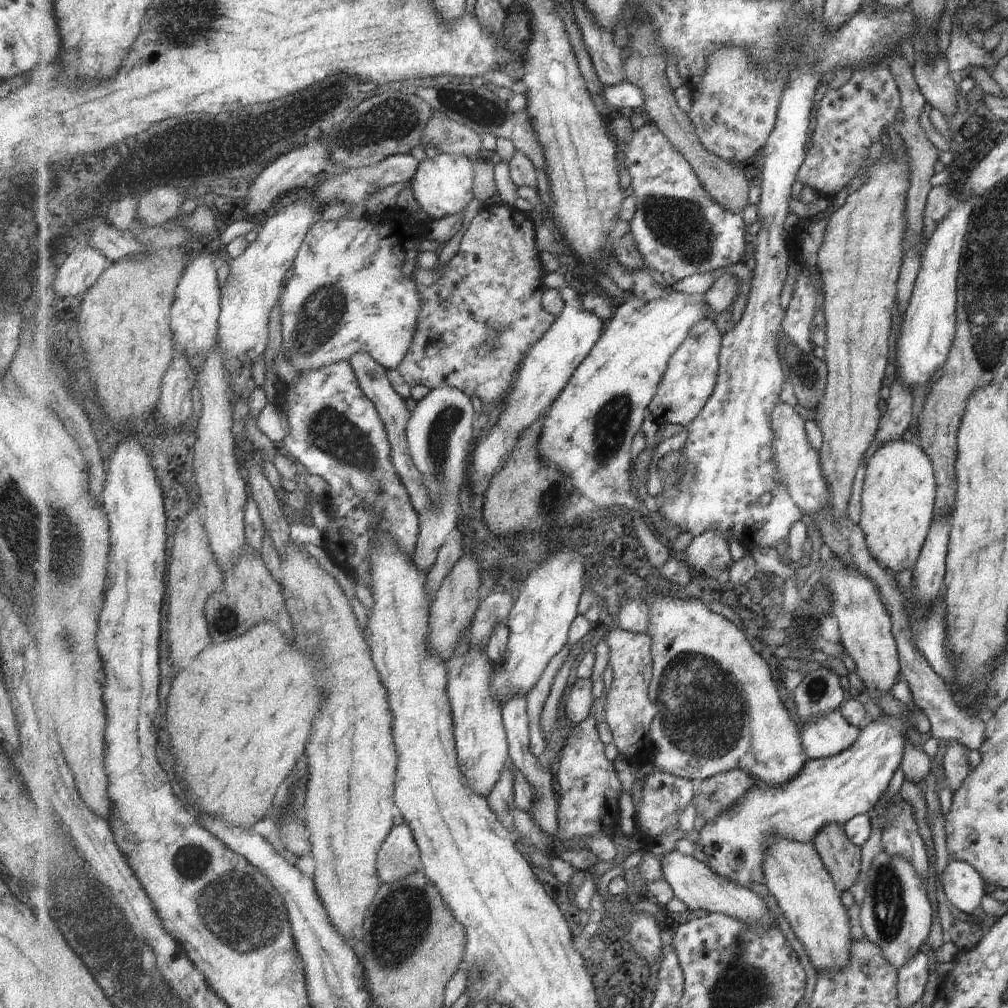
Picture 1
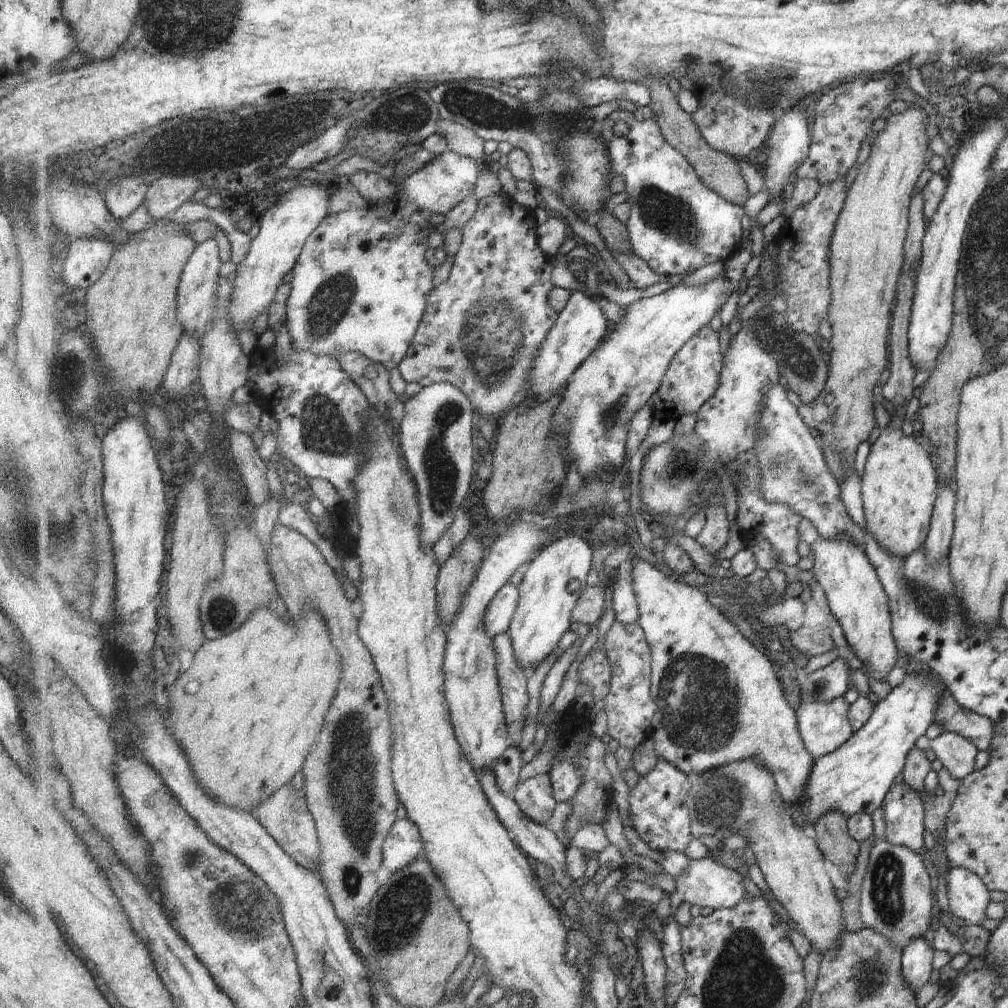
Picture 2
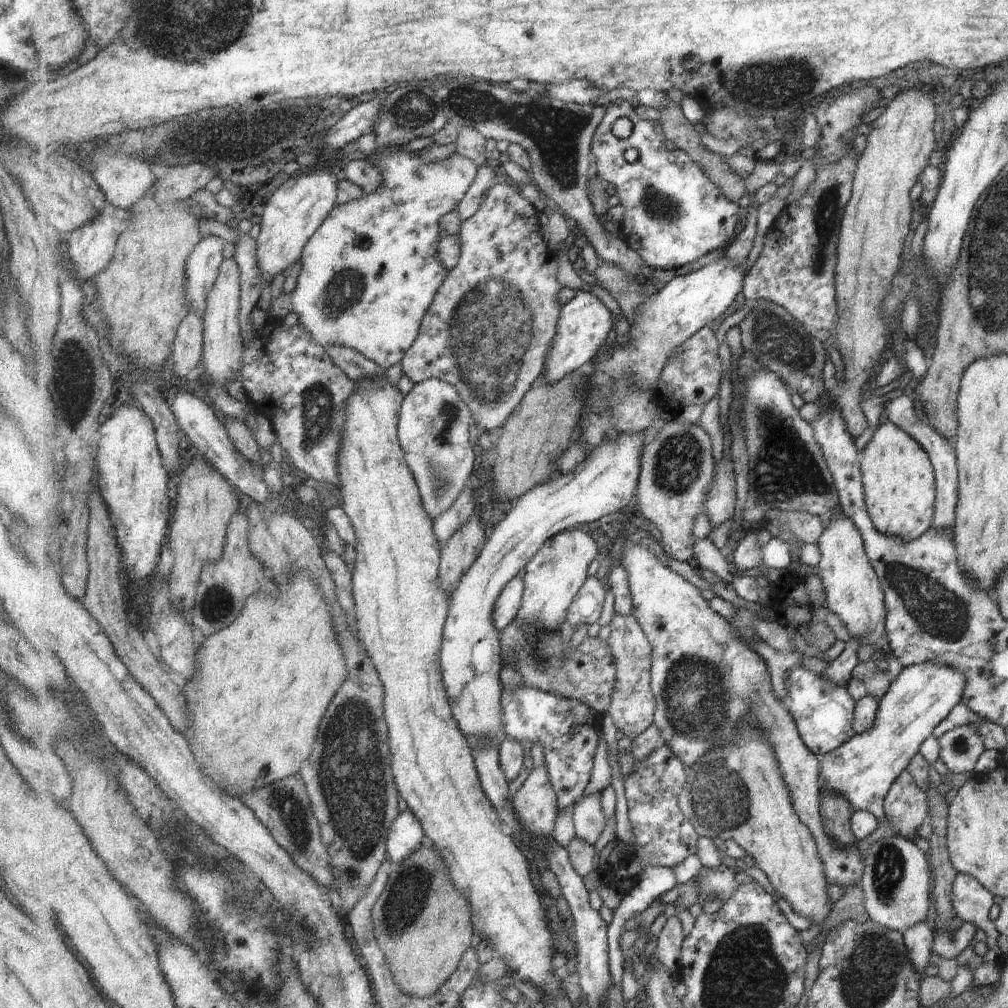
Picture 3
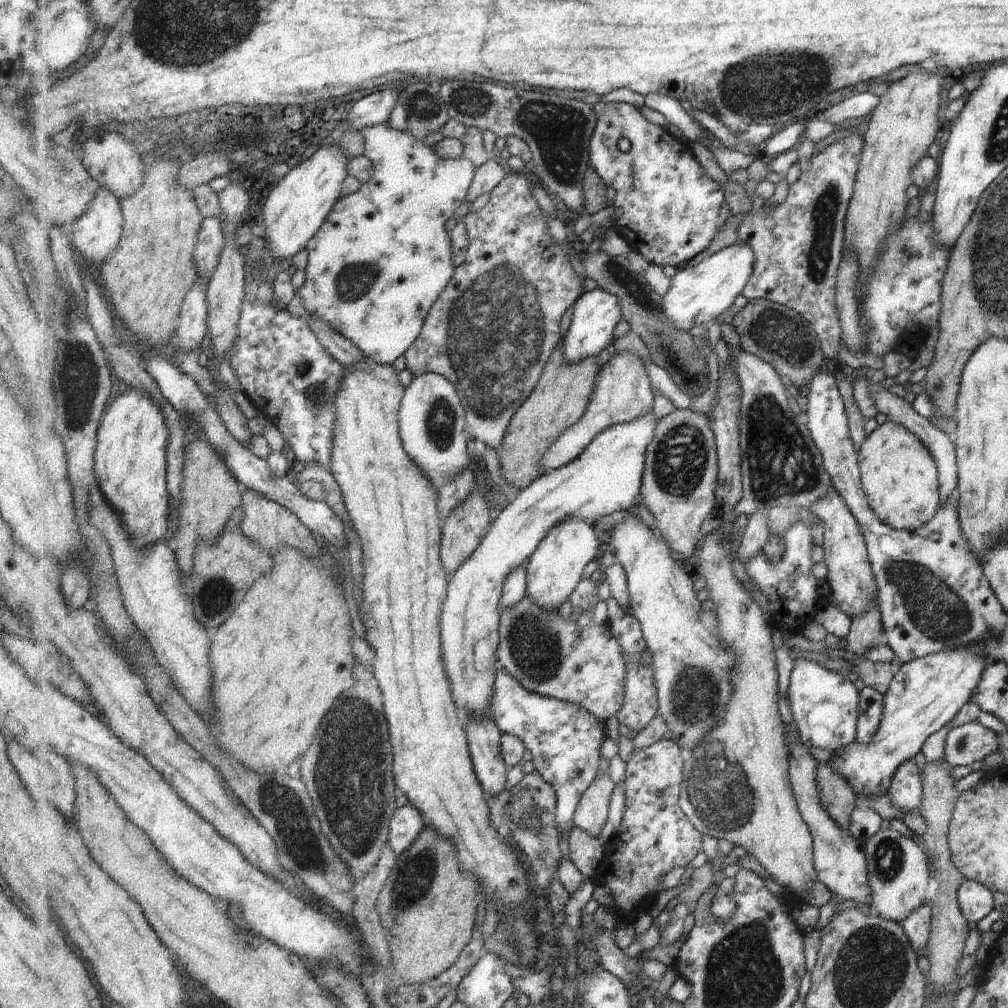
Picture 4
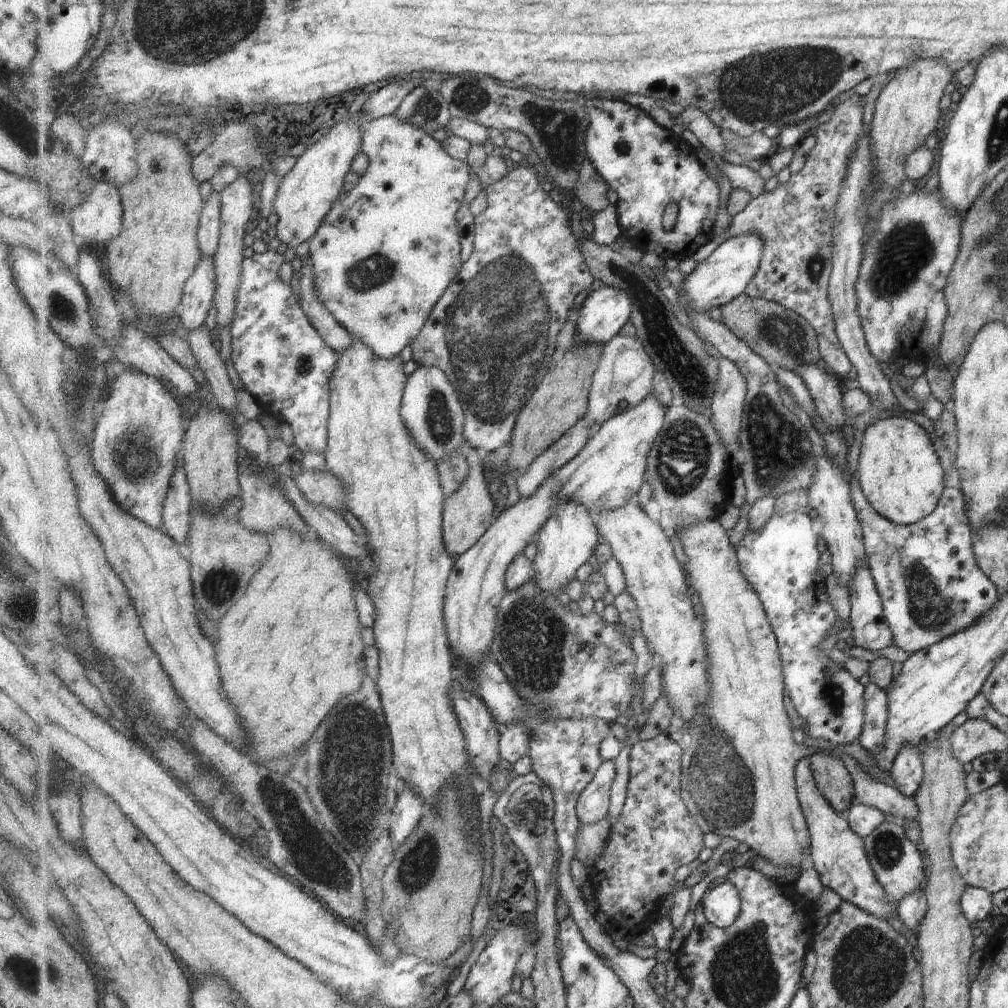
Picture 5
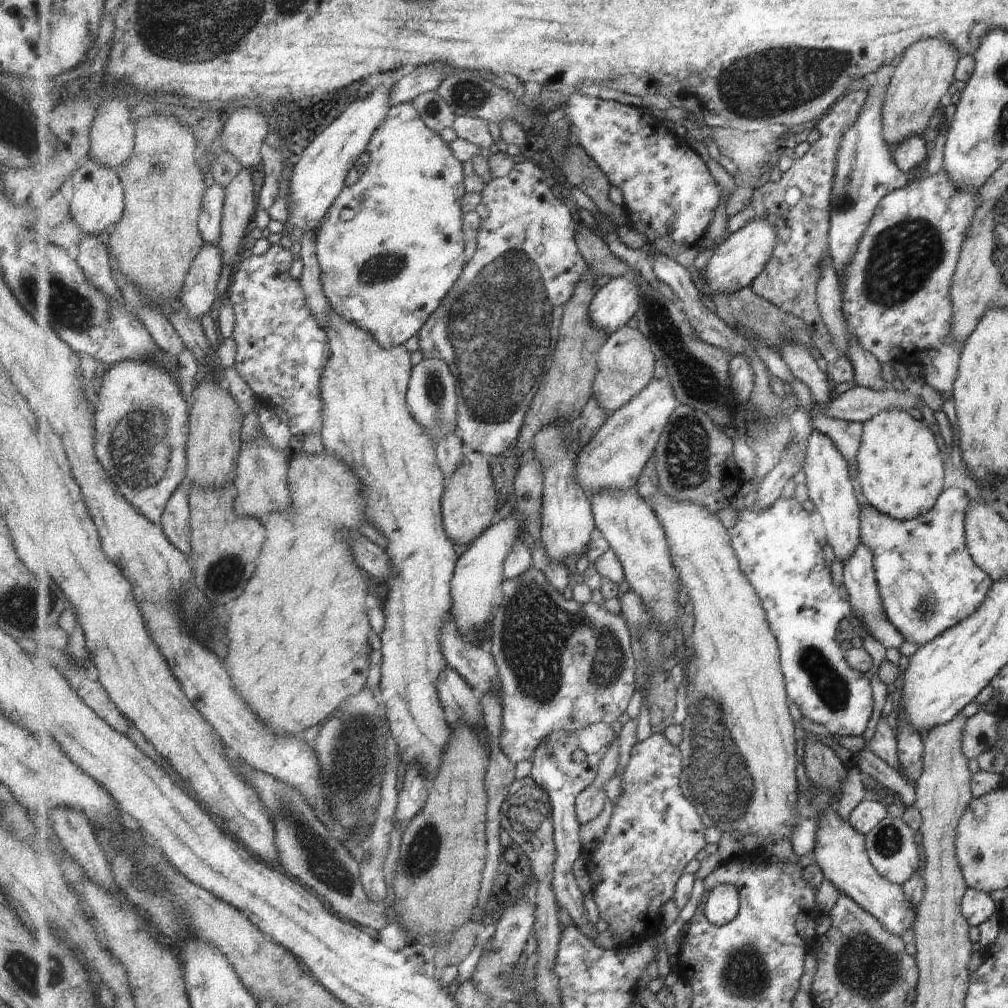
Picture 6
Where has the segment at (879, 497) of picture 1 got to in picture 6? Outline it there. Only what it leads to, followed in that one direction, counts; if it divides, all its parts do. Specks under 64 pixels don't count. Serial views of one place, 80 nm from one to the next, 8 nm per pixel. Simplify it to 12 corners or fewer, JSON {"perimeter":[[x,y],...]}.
{"perimeter":[[923,420],[862,423],[867,504],[896,521],[933,508],[947,460]]}

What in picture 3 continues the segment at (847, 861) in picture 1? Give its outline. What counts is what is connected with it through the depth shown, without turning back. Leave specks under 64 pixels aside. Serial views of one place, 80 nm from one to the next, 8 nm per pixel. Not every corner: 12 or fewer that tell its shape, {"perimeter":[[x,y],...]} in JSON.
{"perimeter":[[821,790],[825,830],[845,848],[856,844],[851,830],[852,804]]}

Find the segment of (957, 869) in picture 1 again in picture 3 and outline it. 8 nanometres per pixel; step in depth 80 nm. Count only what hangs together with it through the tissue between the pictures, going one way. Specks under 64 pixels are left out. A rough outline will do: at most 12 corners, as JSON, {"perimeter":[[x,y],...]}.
{"perimeter":[[958,873],[951,895],[955,917],[986,934],[982,959],[995,964],[1000,934],[987,918],[992,895]]}

